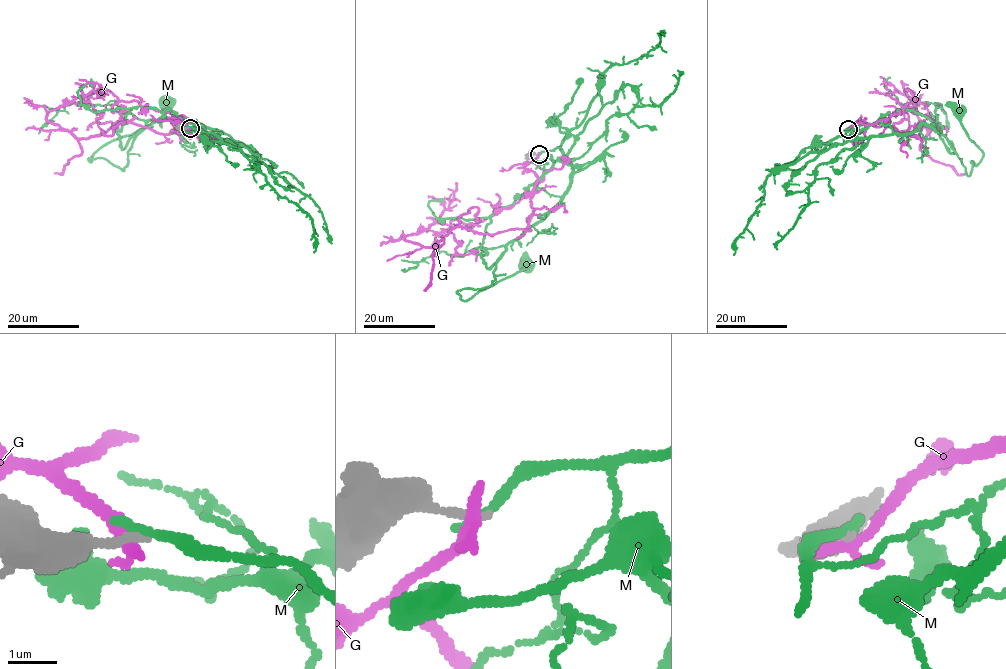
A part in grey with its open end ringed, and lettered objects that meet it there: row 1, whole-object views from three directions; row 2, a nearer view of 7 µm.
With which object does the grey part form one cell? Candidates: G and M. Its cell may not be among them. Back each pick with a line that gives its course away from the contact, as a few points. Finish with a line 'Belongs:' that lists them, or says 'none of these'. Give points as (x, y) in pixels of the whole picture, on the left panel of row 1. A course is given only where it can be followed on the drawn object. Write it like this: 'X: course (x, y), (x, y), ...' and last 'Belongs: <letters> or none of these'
Belongs: none of these

